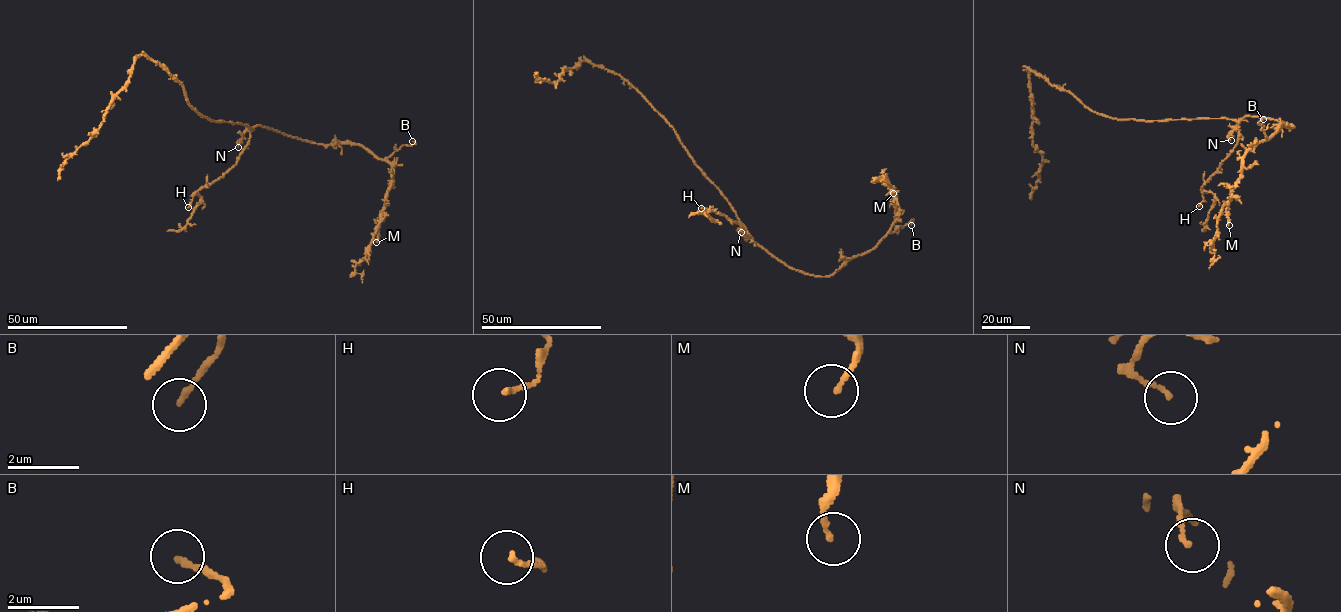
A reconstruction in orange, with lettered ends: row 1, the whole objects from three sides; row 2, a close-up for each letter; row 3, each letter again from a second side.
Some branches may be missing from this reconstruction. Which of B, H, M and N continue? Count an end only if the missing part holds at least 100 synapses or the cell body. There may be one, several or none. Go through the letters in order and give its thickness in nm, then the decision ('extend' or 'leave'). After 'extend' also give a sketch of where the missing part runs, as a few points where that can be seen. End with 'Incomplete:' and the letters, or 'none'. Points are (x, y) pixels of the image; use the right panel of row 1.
B: 150 nm | extend | (1263, 119), (1281, 119)
H: 150 nm | leave
M: 130 nm | leave
N: 120 nm | leave
Incomplete: B

